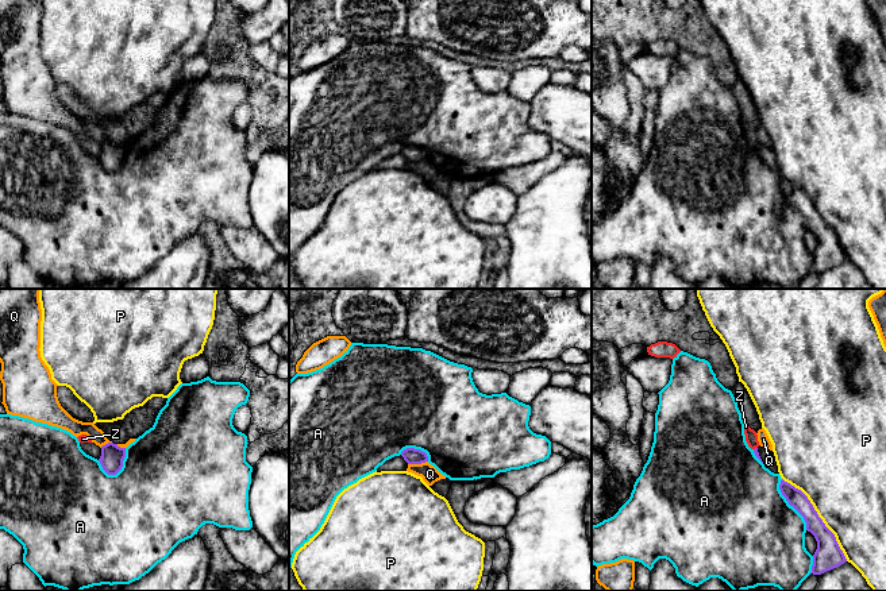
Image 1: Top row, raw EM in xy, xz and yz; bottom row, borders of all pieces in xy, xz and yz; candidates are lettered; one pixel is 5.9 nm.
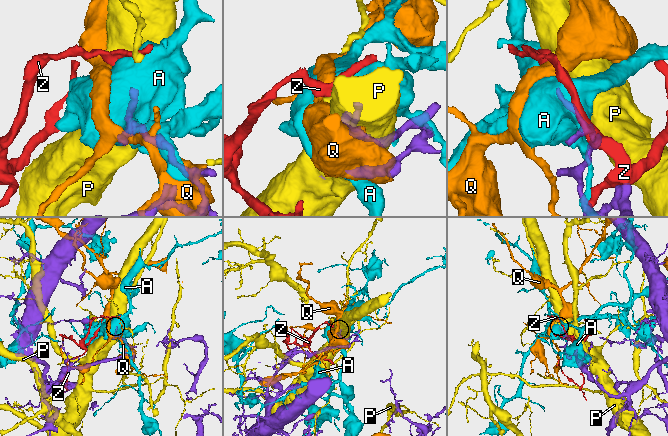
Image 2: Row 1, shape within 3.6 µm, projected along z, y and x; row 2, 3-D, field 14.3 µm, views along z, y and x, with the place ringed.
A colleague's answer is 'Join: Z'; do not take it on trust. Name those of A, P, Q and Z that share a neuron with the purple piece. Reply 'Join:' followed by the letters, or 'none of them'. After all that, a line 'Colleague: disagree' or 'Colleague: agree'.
Join: none of them
Colleague: disagree

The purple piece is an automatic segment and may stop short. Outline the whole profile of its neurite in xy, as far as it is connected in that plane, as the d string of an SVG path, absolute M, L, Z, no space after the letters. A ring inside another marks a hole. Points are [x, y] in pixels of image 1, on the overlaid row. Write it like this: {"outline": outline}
{"outline": "M108 443L101 447L101 456L99 461L108 475L116 475L123 467L124 457L126 448L120 448L118 444Z"}

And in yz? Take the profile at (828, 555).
{"outline": "M783 479L781 480L779 490L789 505L804 517L806 530L810 532L817 541L810 573L821 575L844 564L847 559L840 549L835 534L825 526L808 497Z"}

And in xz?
{"outline": "M407 448L401 452L401 456L408 464L421 464L428 461L428 456L425 452L415 448Z"}

